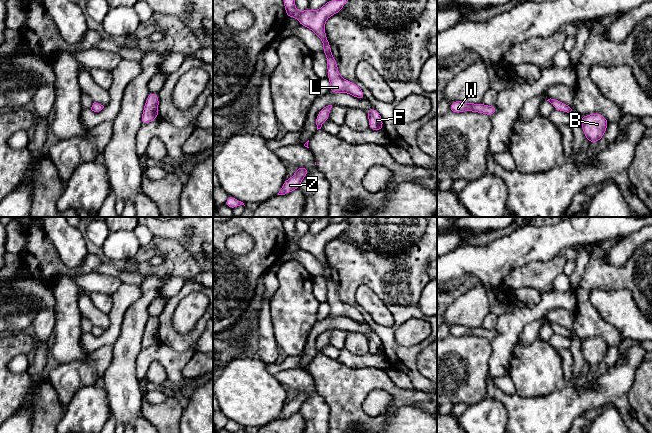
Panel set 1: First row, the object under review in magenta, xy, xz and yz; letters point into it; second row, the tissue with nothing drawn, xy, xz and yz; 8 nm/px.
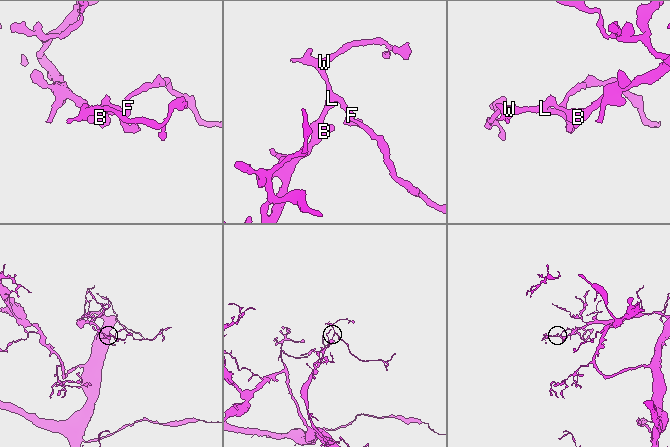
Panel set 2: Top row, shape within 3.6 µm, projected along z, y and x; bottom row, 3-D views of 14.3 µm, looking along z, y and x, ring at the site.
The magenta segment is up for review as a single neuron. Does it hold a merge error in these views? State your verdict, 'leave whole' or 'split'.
leave whole

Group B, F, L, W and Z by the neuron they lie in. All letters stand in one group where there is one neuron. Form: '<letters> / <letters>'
B F L W Z

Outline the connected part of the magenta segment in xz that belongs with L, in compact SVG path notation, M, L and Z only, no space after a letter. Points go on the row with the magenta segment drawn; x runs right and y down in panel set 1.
M283 0L287 18L296 17L299 24L311 29L322 41L327 58L327 72L331 93L348 93L362 101L365 100L360 86L342 78L339 74L337 62L332 55L330 43L325 33L325 21L340 12L348 0L330 0L316 11L310 8L299 12L295 7L295 0Z

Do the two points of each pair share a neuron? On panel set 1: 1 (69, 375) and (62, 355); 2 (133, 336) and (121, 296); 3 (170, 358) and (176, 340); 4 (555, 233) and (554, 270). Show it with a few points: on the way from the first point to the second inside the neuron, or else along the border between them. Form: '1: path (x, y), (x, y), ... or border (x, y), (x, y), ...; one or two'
1: border (87, 355), (84, 359), (59, 364); two
2: border (141, 293), (127, 309), (120, 334); two
3: border (159, 341), (184, 353); two
4: border (560, 252), (550, 259), (533, 260), (531, 262); two

